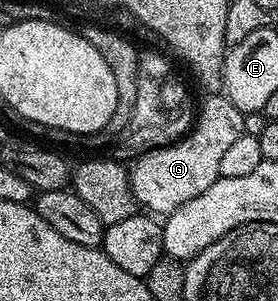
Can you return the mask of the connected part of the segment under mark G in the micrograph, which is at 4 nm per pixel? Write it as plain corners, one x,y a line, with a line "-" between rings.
210,94
196,112
196,119
181,140
141,153
129,169
135,205
150,214
169,214
196,194
204,194
220,176
222,155
247,131
247,117
224,94

